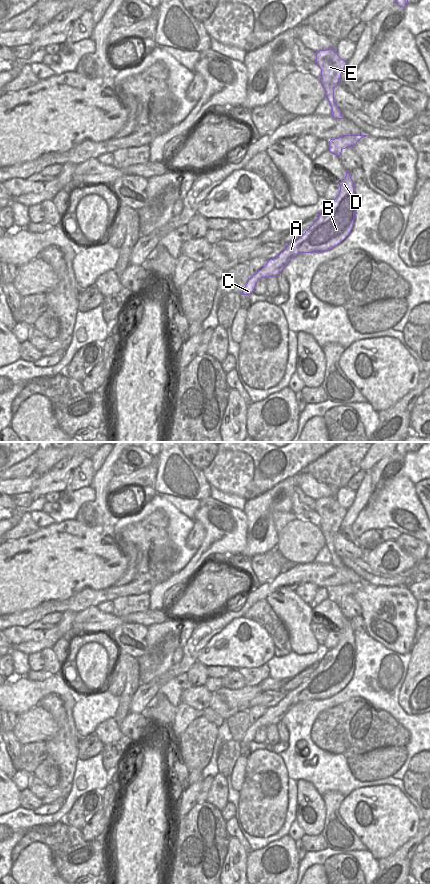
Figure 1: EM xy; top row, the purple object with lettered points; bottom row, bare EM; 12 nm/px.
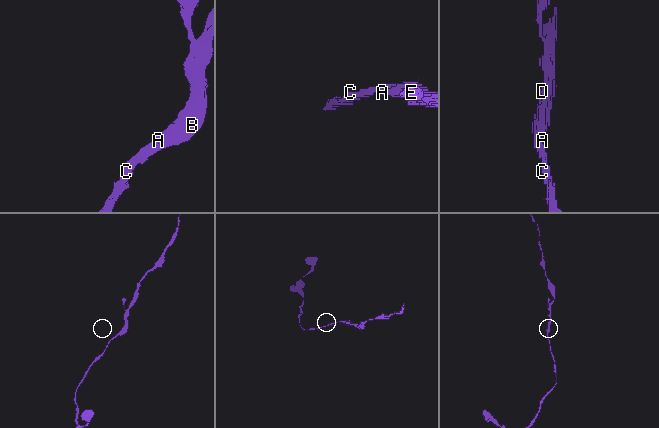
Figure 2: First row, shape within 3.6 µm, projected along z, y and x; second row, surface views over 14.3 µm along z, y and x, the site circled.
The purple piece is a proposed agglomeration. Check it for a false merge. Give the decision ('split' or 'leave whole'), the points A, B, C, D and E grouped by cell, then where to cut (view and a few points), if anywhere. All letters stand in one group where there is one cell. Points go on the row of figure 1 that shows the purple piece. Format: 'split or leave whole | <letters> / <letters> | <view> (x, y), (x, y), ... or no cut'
leave whole | A B C D E | no cut

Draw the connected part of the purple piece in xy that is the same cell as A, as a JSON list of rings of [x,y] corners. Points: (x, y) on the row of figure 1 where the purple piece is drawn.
[[[347,171],[345,178],[339,183],[338,196],[328,202],[325,209],[317,215],[317,220],[300,238],[287,244],[283,252],[268,260],[261,270],[249,278],[241,294],[252,294],[261,278],[277,277],[294,257],[303,253],[328,251],[339,245],[350,234],[356,217],[354,184]]]

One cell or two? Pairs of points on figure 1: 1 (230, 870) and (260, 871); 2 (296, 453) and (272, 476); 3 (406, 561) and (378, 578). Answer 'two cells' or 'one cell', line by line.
1: two cells
2: one cell
3: two cells

